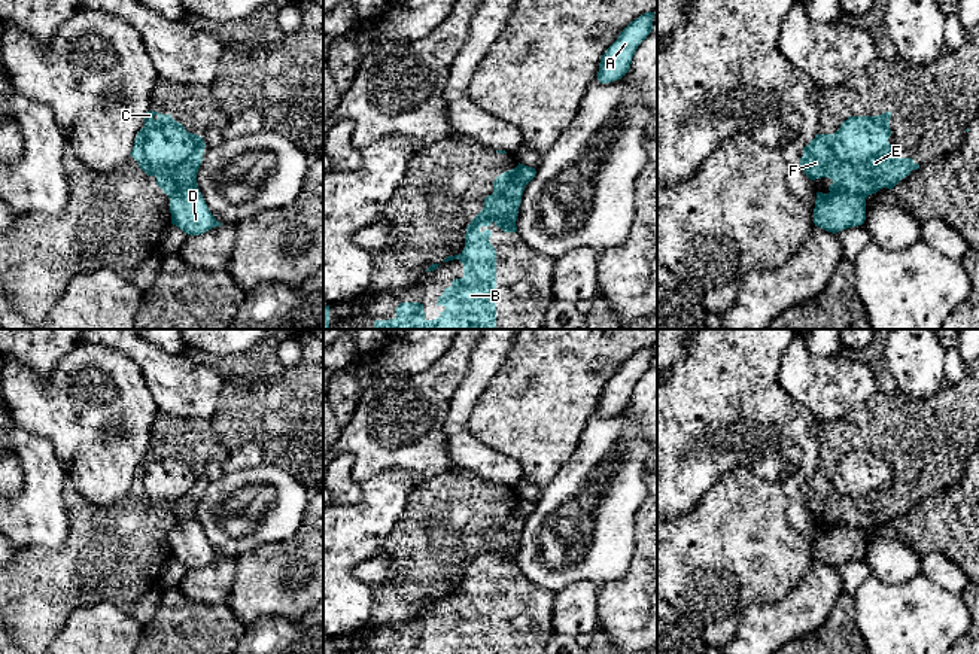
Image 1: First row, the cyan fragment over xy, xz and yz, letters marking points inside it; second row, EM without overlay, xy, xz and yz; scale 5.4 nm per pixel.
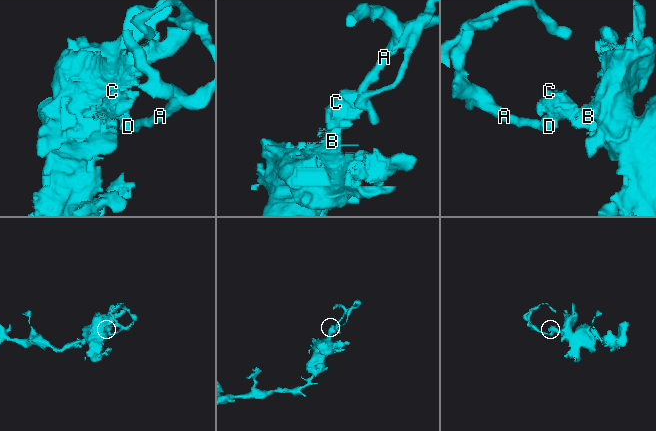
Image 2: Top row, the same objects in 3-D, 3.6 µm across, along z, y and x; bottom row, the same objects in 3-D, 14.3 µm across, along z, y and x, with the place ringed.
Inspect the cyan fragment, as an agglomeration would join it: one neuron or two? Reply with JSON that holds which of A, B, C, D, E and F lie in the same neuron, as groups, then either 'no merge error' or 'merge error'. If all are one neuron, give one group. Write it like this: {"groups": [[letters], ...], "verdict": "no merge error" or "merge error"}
{"groups": [["A", "D"], ["B", "C", "E", "F"]], "verdict": "merge error"}

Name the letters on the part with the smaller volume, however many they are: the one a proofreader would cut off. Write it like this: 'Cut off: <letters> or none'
Cut off: A, D

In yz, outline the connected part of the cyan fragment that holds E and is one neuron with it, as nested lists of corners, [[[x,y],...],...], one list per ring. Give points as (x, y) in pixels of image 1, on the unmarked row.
[[[891,445],[849,450],[834,468],[817,468],[803,481],[802,504],[811,514],[831,512],[830,526],[843,523],[867,532],[882,521],[893,523],[919,498],[893,487],[890,451]]]

